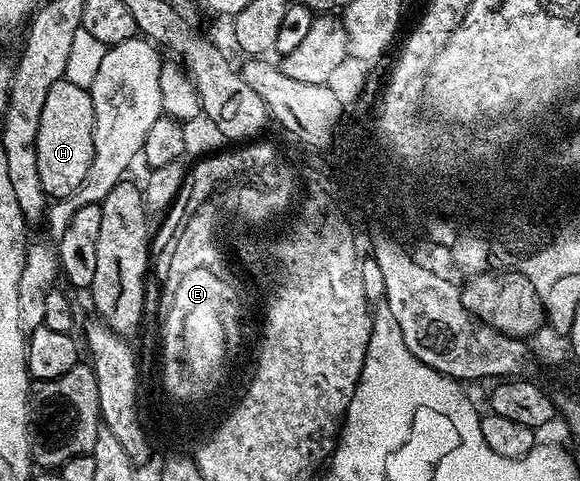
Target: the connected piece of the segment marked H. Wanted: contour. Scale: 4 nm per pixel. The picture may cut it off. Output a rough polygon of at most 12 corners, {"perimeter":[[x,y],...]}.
{"perimeter":[[50,86],[38,122],[38,178],[61,200],[94,158],[92,93]]}

